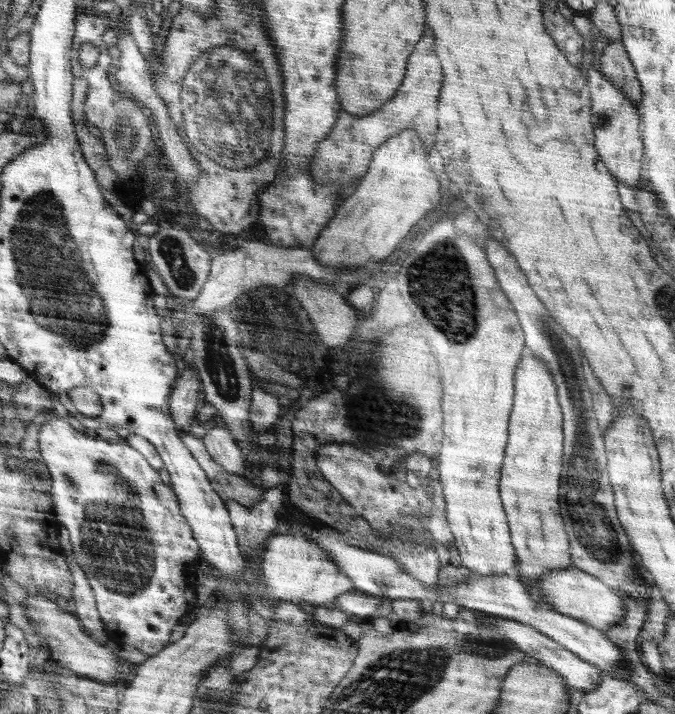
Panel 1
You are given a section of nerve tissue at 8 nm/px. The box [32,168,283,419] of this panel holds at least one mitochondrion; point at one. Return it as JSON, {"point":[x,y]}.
{"point":[219,363]}

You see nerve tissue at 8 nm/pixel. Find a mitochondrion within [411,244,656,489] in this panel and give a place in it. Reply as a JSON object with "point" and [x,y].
{"point":[567,365]}

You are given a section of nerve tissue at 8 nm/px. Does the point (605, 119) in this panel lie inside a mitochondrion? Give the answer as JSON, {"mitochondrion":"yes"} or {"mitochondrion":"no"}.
{"mitochondrion":"yes"}

